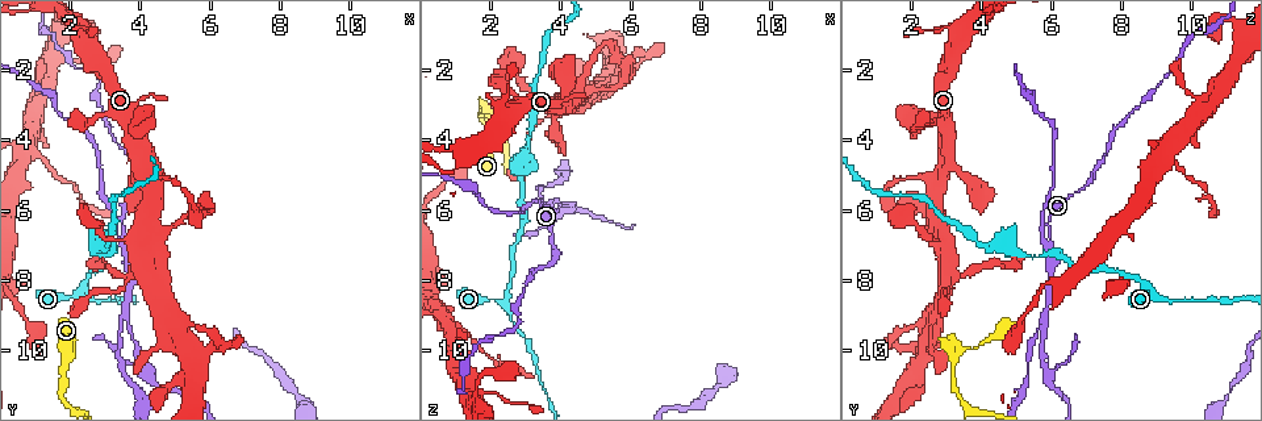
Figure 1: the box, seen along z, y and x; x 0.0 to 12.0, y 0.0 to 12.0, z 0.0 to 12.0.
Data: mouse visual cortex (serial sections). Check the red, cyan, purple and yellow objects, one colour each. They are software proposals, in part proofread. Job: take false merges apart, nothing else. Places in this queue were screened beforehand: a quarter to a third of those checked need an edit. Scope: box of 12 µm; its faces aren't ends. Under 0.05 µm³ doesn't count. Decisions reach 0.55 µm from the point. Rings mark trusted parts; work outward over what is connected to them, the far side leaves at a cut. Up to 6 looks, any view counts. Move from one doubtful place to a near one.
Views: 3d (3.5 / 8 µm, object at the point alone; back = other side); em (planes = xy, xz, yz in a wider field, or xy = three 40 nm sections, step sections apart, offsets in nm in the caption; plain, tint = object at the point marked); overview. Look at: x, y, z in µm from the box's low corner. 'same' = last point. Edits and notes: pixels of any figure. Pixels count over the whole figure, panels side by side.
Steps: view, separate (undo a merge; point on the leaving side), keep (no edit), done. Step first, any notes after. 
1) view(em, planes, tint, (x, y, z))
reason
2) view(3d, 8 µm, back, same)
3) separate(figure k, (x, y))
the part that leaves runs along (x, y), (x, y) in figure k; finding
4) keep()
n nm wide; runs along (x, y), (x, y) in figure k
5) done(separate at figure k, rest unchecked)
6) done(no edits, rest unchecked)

view(3d, 3.5 µm, (2.0, 10.1, 3.4))
branch point

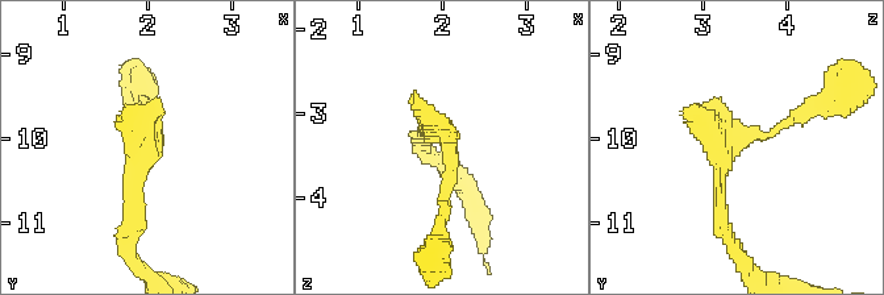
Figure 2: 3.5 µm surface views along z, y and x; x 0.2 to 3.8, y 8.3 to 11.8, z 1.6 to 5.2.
keep()
continuous, no second cell

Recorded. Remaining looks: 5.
view(3d, 3.5 µm, (2.3, 8.3, 8.7))
a narrow waist

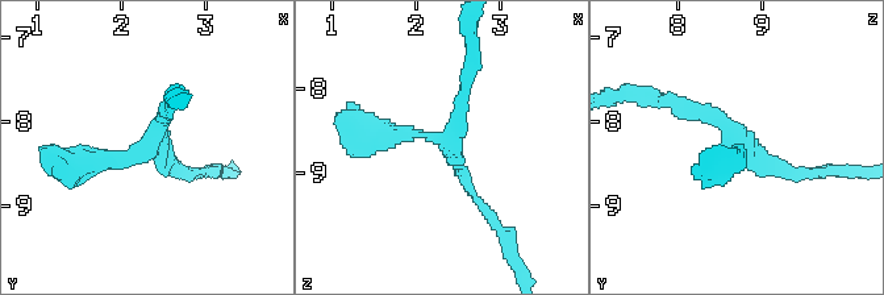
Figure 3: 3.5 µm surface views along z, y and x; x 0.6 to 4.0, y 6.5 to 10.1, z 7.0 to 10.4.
view(em, xy, step 2, tint, (2.30, 8.25, 8.65))
3 arms; arms of 150, 200, 300 nm

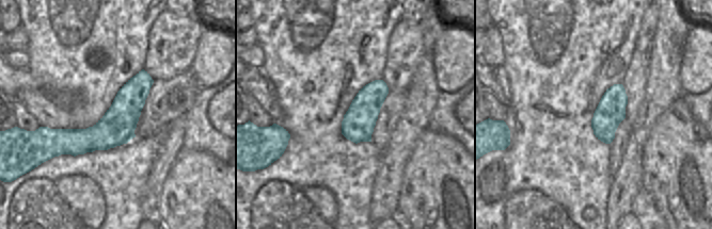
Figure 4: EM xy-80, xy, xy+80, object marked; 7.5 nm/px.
keep()
runs along (69, 166), (129, 162), (170, 100) in figure 3; one cell here

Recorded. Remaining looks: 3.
view(3d, 3.5 µm, (3.5, 9.0, 5.8))
side arm on a straight run

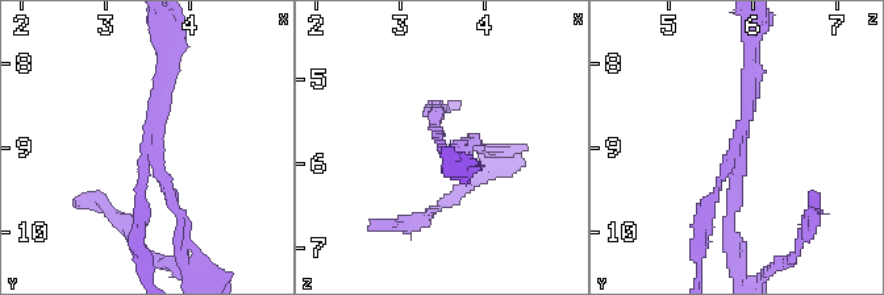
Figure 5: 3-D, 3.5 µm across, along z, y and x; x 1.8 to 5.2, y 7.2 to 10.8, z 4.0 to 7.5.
view(em, xy, step 3, plain, (3.50, 9.05, 5.85))
3 arms; arms of 150, 150, 150 nm

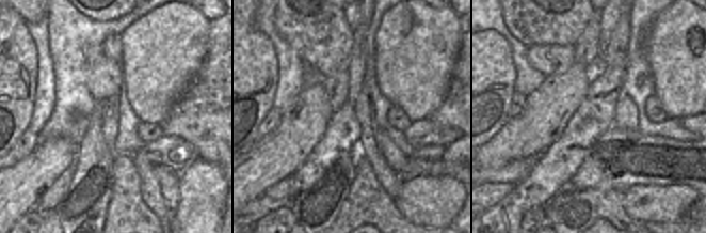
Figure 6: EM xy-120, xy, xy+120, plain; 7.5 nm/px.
view(em, xy, step 3, tint, same)
with the object marked

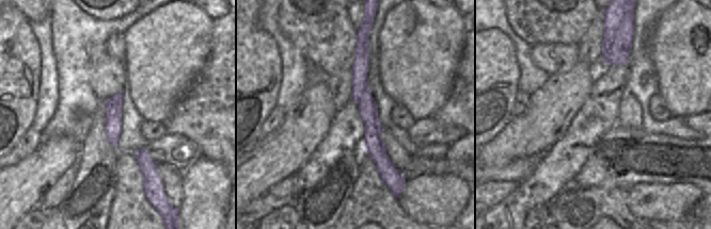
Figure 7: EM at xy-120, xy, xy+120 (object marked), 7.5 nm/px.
separate(figure 5, (730, 210))
two cells meet here

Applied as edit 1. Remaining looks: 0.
done(separate at figure 5, rest unchecked)

